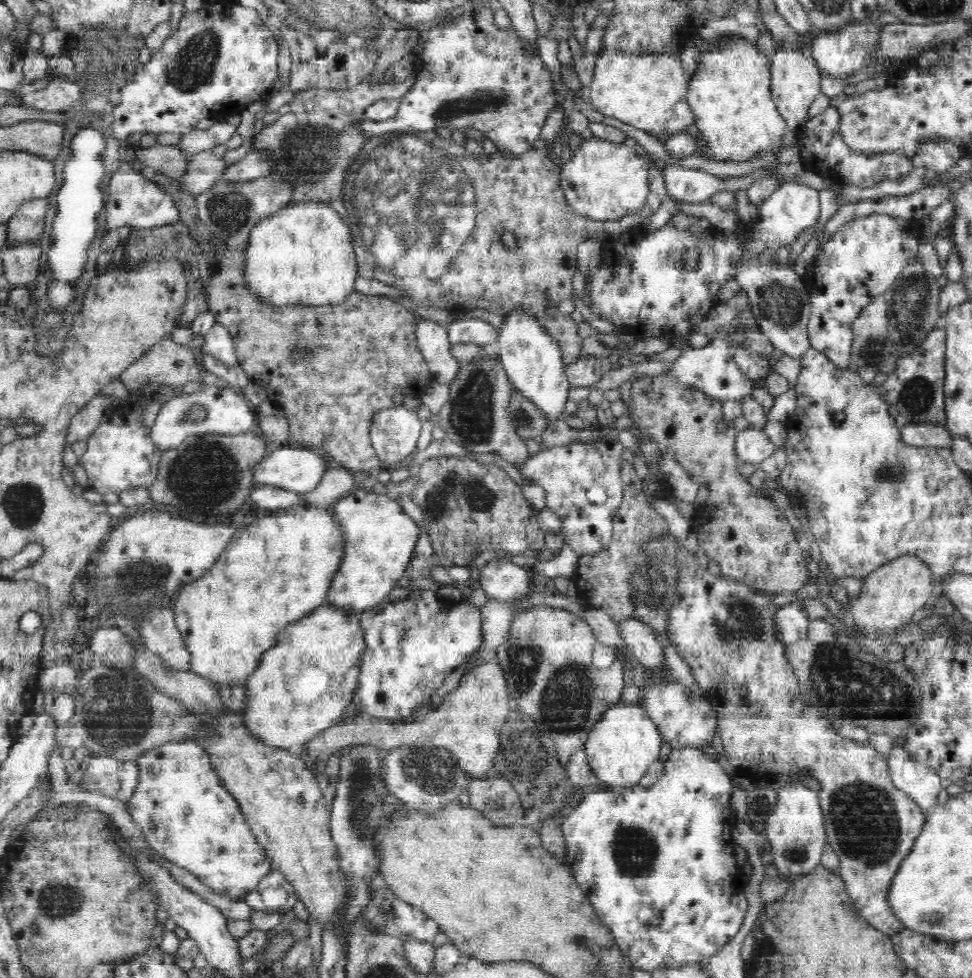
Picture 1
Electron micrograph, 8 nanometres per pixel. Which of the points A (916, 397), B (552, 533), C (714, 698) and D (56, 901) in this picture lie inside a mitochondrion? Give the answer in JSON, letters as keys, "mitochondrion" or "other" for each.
{"A":"mitochondrion","B":"other","C":"other","D":"mitochondrion"}

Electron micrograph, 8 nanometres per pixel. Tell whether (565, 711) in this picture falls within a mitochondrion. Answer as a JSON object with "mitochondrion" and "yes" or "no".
{"mitochondrion":"yes"}

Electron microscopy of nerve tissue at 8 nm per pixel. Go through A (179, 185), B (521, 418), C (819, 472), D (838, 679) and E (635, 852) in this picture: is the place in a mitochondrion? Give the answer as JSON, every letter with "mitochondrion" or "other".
{"A":"other","B":"mitochondrion","C":"other","D":"mitochondrion","E":"mitochondrion"}

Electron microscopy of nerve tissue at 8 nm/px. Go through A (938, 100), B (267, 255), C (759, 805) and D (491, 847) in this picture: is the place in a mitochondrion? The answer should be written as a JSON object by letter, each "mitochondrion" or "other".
{"A":"other","B":"other","C":"mitochondrion","D":"other"}

